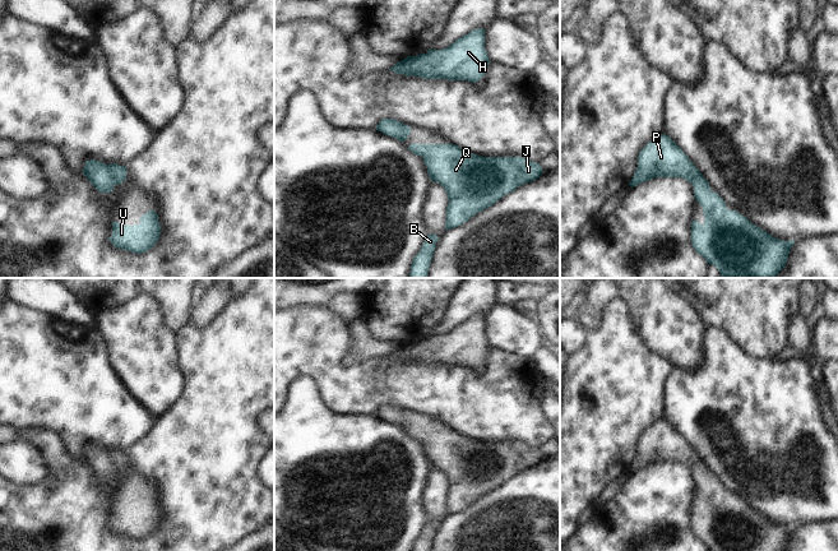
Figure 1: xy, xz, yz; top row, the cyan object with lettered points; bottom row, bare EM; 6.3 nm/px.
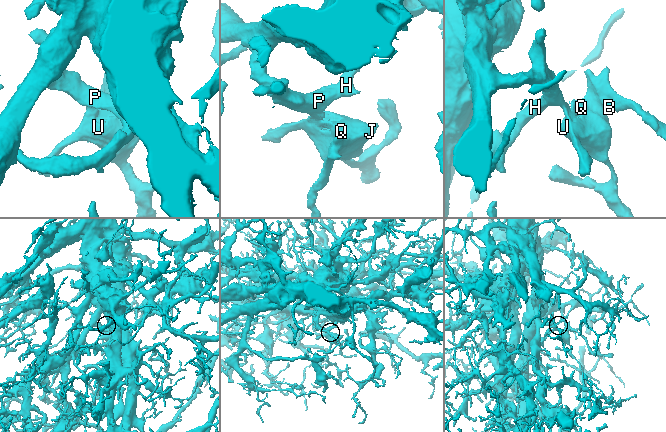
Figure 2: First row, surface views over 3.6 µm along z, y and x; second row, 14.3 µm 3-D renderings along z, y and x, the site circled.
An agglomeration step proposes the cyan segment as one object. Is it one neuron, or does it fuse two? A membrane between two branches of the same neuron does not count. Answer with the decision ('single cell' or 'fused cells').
single cell

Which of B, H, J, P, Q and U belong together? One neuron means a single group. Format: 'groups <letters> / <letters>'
groups B H J P Q U

